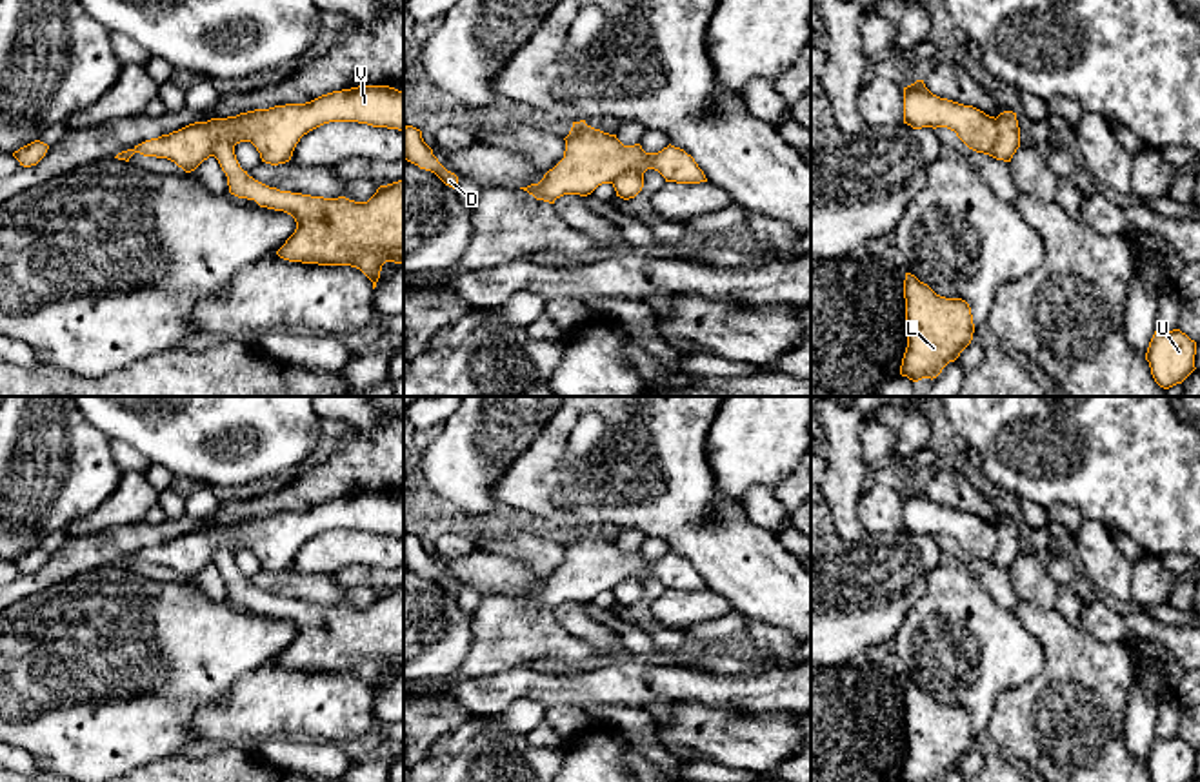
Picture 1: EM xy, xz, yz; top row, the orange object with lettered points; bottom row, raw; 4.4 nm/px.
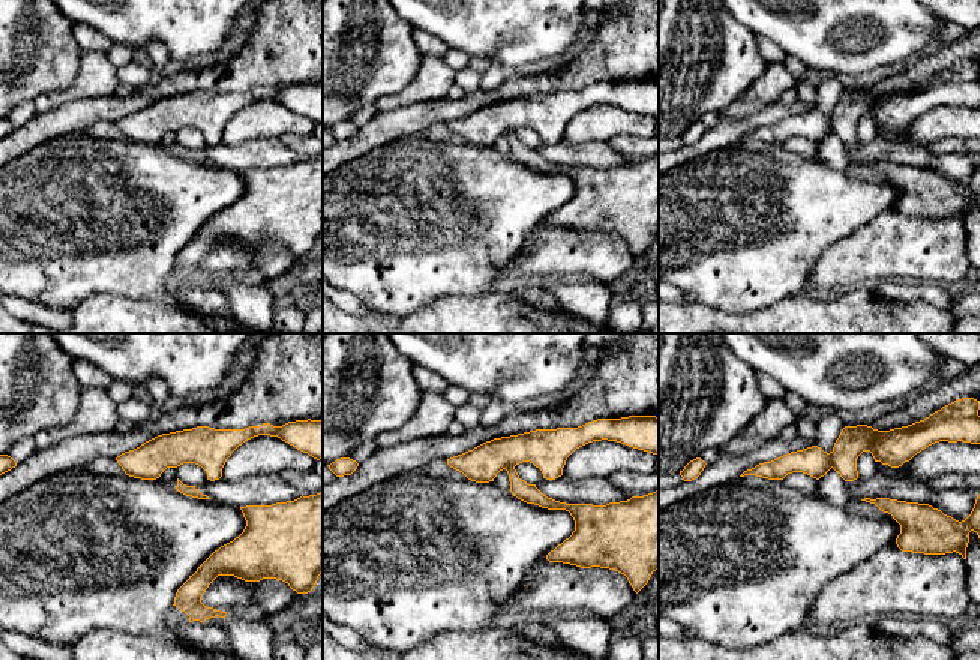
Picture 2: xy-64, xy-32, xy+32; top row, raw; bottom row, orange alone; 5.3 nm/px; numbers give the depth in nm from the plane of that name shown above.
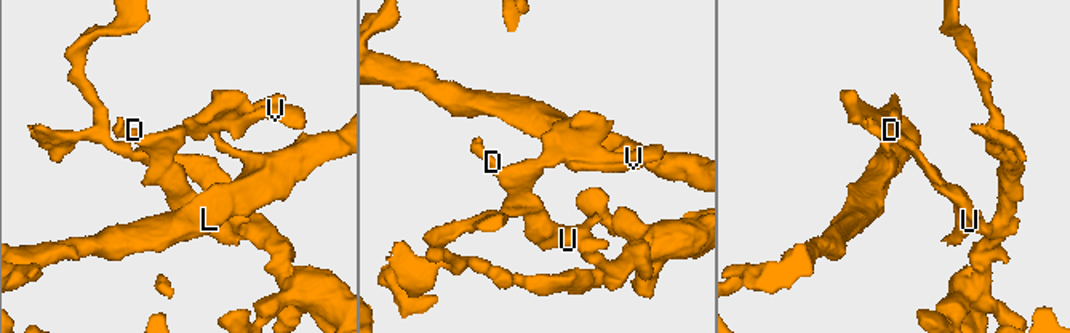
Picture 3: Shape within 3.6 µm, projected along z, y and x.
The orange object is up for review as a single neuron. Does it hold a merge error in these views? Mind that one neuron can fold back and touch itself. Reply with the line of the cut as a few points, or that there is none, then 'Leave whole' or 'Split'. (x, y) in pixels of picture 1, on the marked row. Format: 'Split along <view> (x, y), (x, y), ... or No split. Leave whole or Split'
Split along yz (997, 119), (997, 142), (988, 153). Split

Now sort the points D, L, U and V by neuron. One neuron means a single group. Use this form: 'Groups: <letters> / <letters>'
Groups: D U V / L

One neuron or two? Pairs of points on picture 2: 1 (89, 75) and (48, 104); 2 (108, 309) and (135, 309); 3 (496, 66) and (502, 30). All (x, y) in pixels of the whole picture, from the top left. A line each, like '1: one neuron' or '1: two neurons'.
1: one neuron
2: one neuron
3: two neurons

